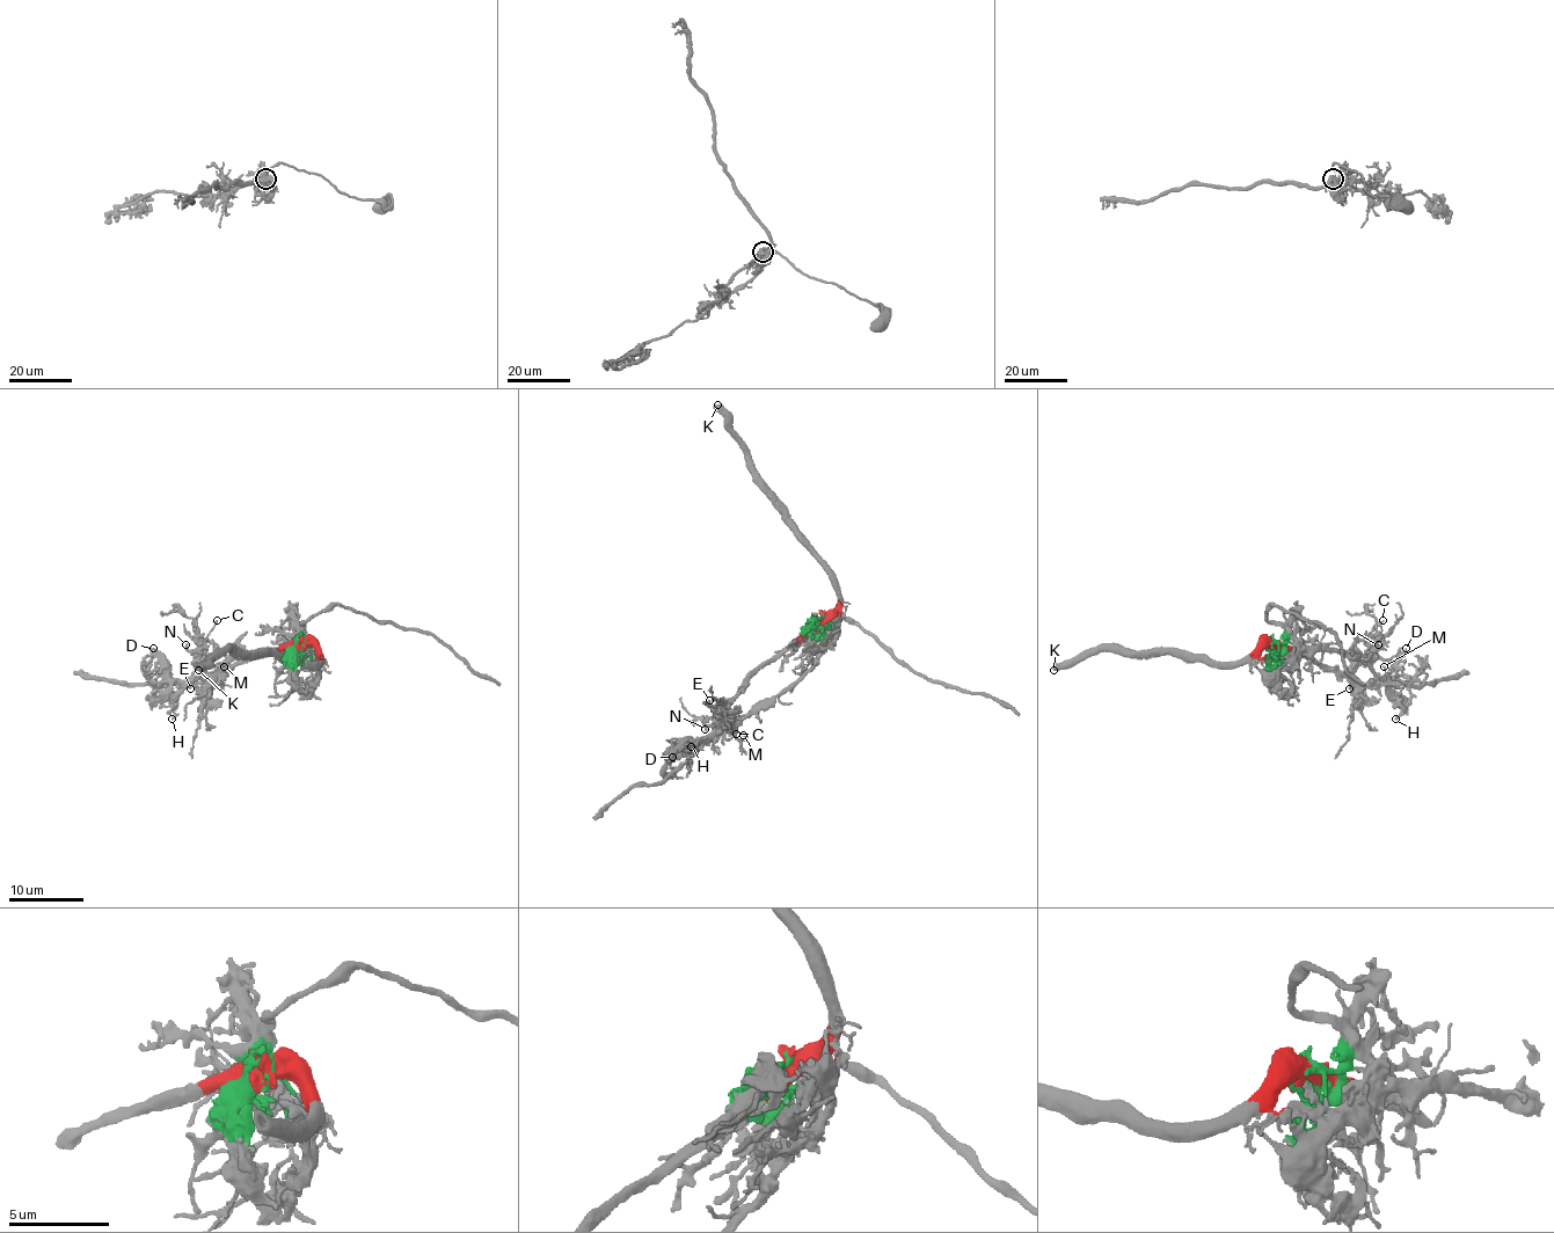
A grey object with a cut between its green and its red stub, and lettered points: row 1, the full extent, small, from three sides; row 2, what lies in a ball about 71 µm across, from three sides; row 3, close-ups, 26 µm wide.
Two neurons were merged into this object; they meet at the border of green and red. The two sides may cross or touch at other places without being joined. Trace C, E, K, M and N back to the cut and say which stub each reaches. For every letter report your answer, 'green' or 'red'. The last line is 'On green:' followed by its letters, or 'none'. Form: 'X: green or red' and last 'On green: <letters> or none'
C: red
E: red
K: red
M: red
N: red
On green: none

